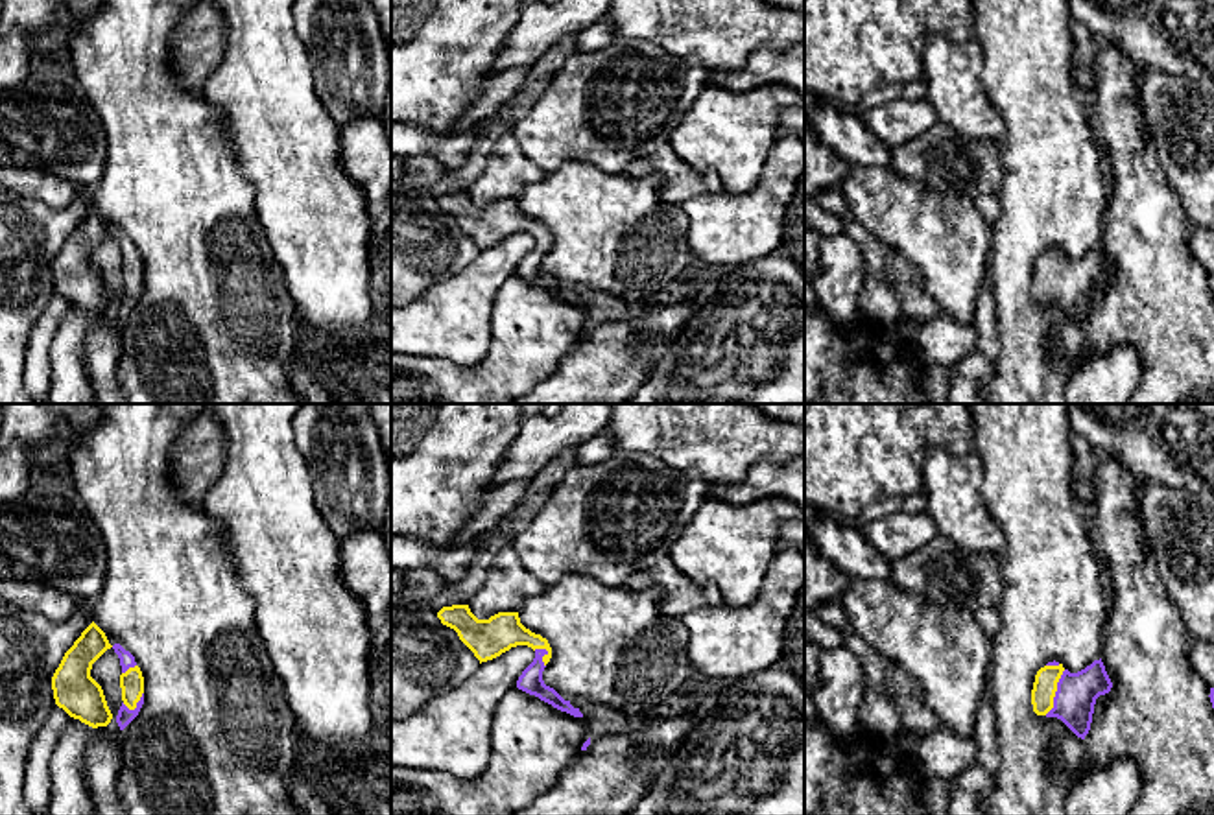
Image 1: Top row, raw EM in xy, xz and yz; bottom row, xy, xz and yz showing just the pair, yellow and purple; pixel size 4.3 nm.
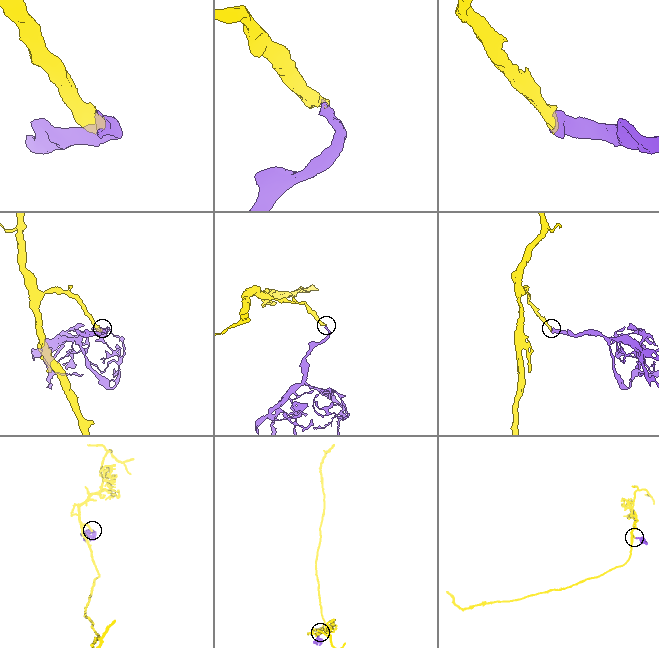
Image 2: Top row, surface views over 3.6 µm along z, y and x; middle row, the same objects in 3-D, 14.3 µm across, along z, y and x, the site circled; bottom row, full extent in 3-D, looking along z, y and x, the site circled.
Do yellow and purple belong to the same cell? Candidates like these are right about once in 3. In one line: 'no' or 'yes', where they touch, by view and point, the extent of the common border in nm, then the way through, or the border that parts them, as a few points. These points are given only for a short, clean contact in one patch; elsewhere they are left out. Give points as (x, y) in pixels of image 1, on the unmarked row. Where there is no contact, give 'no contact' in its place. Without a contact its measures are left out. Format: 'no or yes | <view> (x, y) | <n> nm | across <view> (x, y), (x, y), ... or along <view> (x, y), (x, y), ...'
yes | yz (1056, 277) | 220 nm | across yz (1045, 273), (1056, 277), (1076, 281)

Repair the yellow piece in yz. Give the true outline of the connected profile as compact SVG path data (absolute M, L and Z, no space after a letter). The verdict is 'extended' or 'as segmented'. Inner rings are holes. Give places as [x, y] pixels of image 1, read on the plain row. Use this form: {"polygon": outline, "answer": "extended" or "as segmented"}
{"polygon": "M1100 247L1077 260L1070 260L1059 249L1048 249L1035 262L1031 291L1037 302L1061 306L1077 325L1090 317L1094 291L1109 280L1113 269Z", "answer": "extended"}

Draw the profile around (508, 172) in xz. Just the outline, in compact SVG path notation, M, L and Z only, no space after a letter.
M507 131L496 140L469 195L478 207L489 207L498 199L518 199L528 184L544 175L546 173L524 155L515 135Z

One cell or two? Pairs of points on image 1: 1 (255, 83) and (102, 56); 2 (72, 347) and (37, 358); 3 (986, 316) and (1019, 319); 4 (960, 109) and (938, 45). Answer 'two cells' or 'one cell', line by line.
1: two cells
2: two cells
3: two cells
4: one cell

